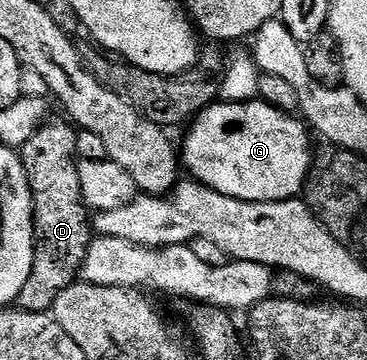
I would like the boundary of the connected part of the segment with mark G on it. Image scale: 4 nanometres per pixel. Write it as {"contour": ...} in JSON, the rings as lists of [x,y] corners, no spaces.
{"contour":[[[215,101],[191,119],[187,128],[189,129],[183,139],[183,147],[181,143],[181,163],[194,182],[225,197],[254,203],[285,201],[296,198],[302,192],[313,158],[313,135],[302,118],[262,101]]]}

